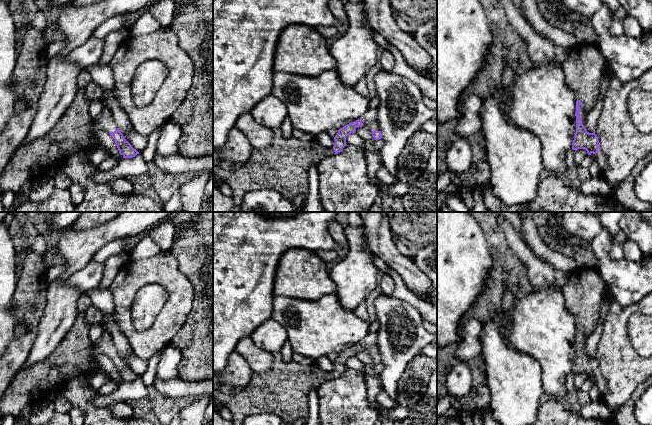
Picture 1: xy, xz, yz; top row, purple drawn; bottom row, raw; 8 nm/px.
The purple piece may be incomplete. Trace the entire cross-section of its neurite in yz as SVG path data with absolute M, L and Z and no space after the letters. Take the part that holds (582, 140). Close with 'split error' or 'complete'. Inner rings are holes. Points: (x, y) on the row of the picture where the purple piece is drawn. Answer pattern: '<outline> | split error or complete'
M577 99L576 101L576 132L572 144L572 149L585 149L588 155L594 154L593 158L597 161L600 172L604 172L607 168L607 157L600 148L600 143L595 132L589 133L586 126L587 112L584 104Z | split error

